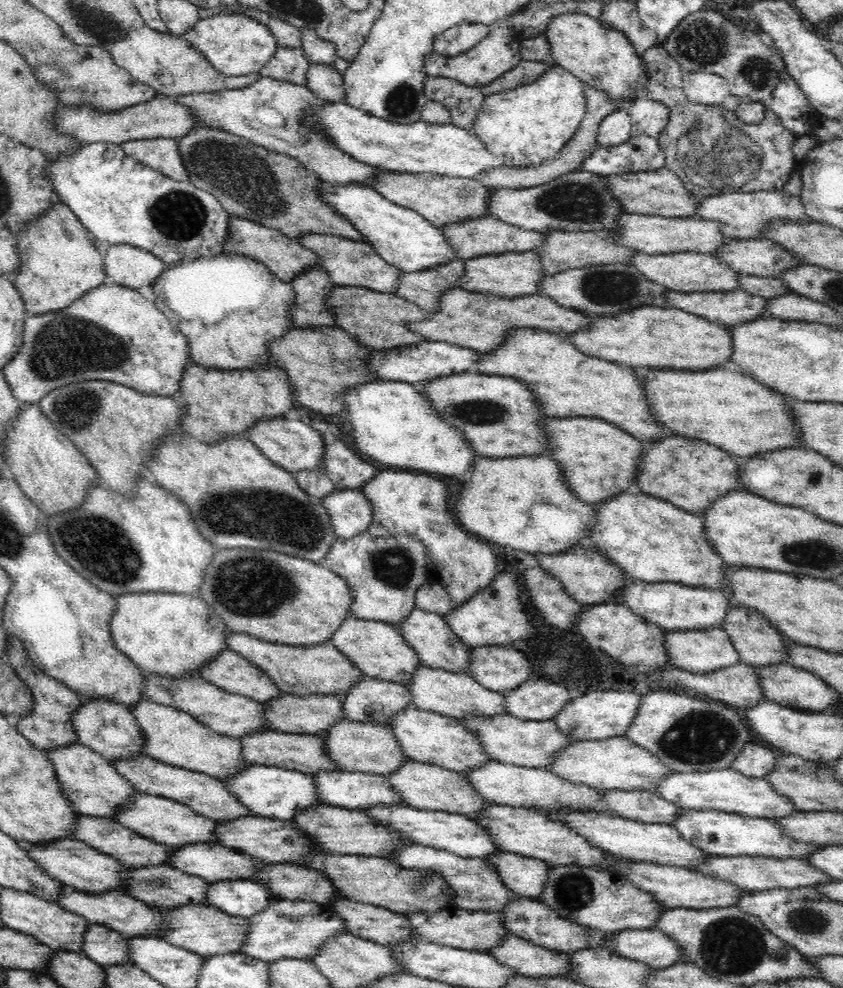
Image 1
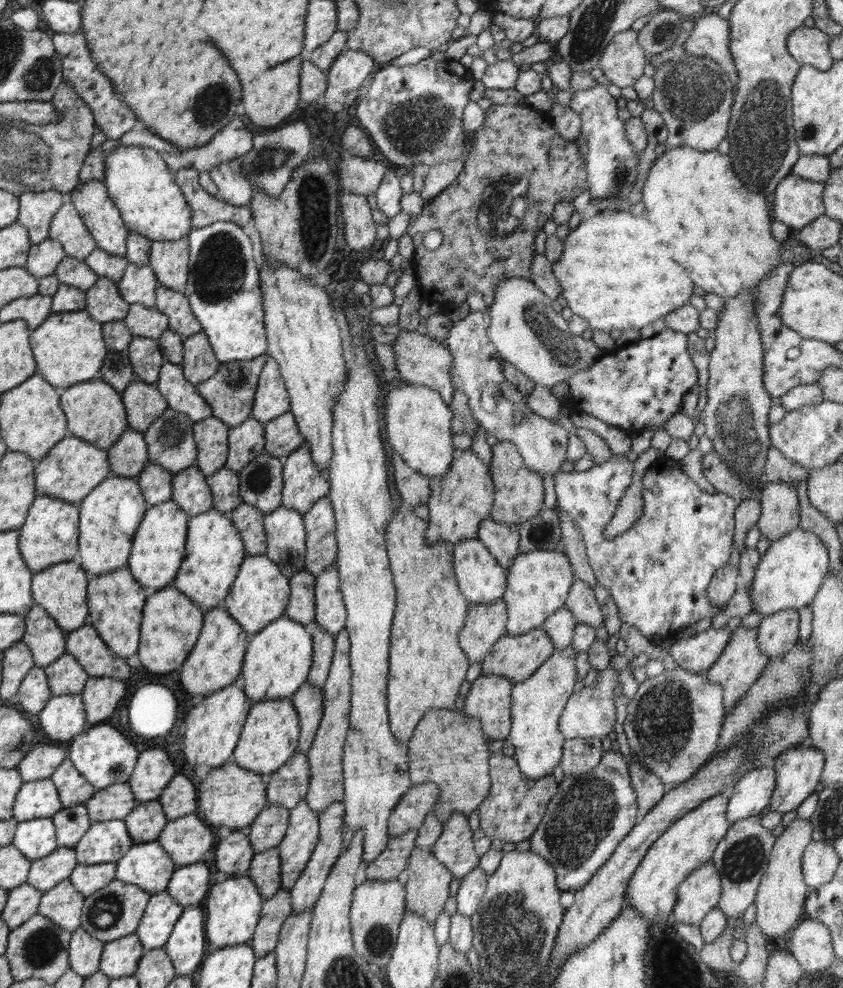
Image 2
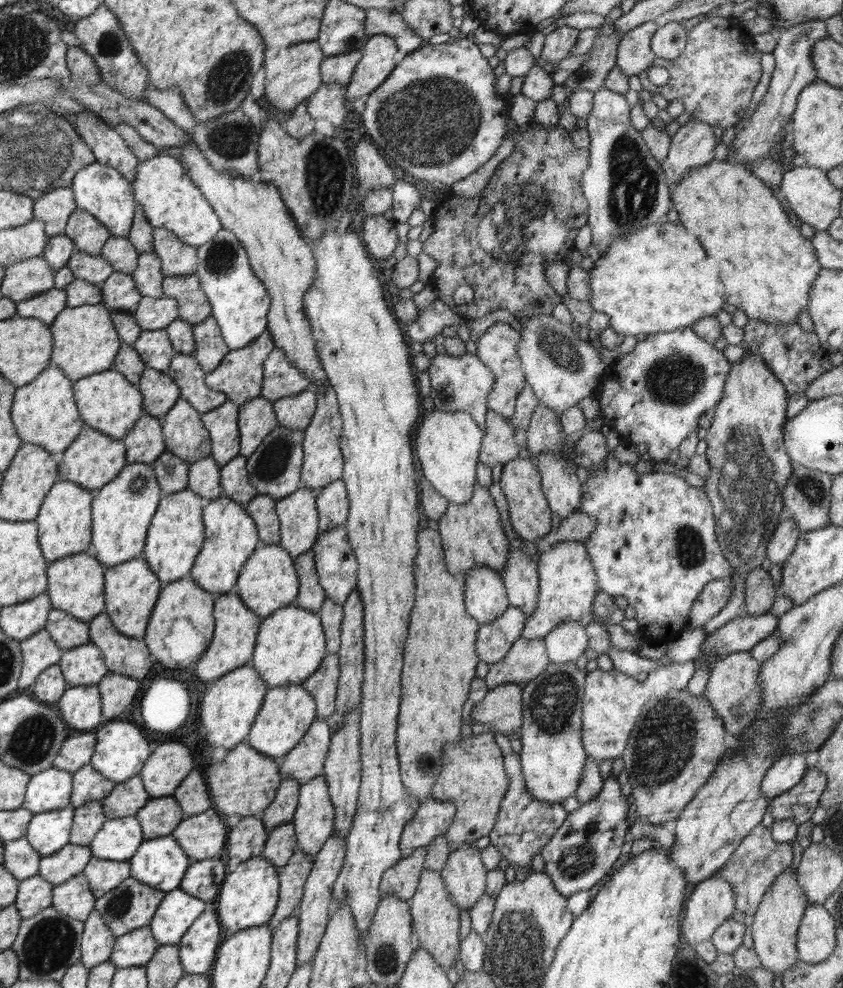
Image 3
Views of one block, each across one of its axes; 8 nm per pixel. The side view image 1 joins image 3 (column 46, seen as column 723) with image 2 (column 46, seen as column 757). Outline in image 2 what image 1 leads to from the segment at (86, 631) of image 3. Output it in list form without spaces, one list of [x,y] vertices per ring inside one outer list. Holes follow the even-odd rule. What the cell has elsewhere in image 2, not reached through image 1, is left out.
[[[35,605],[25,616],[21,640],[28,645],[34,665],[45,667],[66,653],[67,633],[58,627],[42,606]]]

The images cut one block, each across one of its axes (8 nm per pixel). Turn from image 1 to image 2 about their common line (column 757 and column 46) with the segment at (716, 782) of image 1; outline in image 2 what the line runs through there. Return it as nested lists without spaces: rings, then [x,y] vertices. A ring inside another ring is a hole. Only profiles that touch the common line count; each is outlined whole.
[[[48,777],[22,784],[15,798],[13,817],[19,822],[35,818],[51,818],[62,809],[58,789],[54,781]]]

